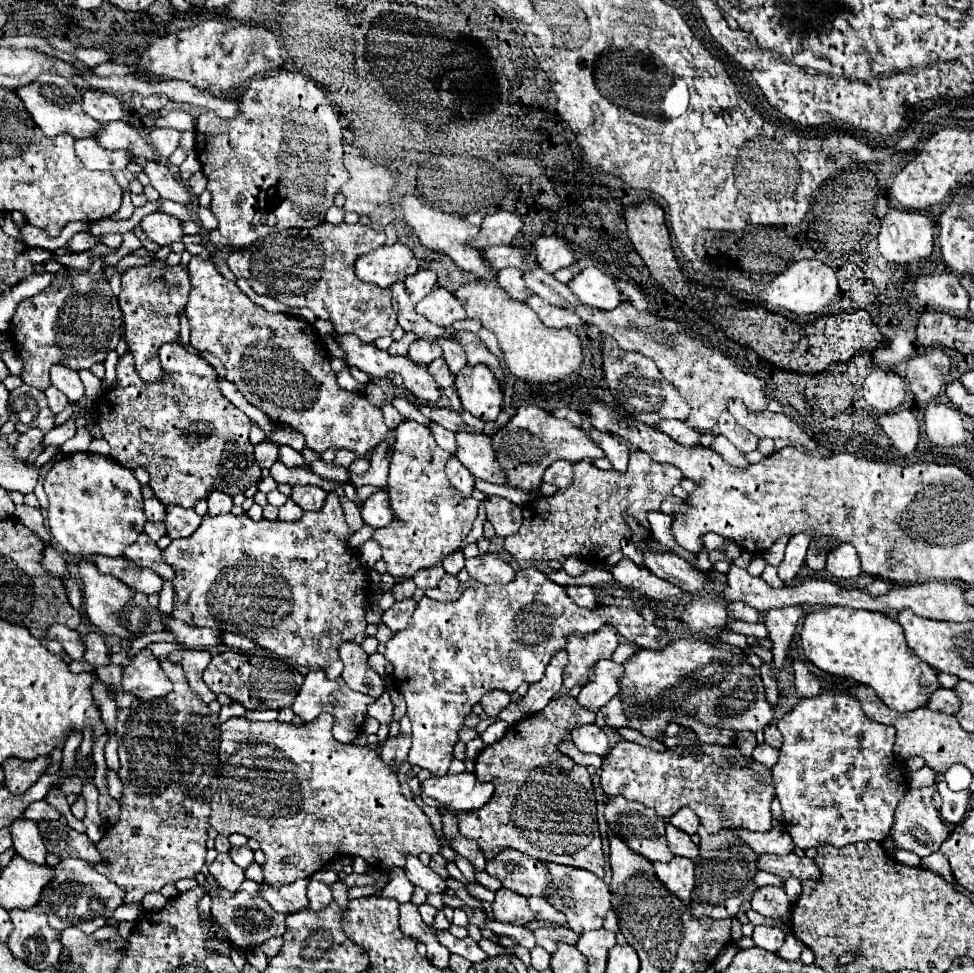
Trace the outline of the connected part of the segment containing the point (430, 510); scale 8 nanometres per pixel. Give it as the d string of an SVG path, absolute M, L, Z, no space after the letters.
M403 421L395 431L397 431L397 443L395 443L393 459L391 459L391 469L389 469L387 493L389 493L391 507L393 507L397 519L383 529L375 529L373 539L379 541L381 549L383 549L383 561L387 563L387 573L395 581L401 581L401 579L411 579L413 573L417 573L421 569L429 569L429 567L437 565L449 553L459 549L461 541L469 535L471 525L477 517L479 501L473 497L463 497L451 487L451 483L447 481L447 475L445 475L445 463L451 457L451 453L437 447L431 431L427 427L423 427L415 421Z

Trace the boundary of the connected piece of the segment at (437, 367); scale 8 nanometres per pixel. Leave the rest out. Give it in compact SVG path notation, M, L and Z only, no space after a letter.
M439 357L437 361L433 361L433 363L429 365L429 375L431 375L443 389L449 387L449 385L453 385L453 379L455 379L455 375L451 373L451 369L447 367L447 363L445 363L443 357Z

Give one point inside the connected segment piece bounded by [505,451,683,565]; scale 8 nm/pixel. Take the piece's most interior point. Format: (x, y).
(584, 520)

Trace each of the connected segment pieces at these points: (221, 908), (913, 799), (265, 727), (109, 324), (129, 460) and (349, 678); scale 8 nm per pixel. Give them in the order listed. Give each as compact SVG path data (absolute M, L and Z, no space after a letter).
M245 879L239 887L239 891L229 893L225 889L219 889L217 893L211 895L211 911L215 923L227 933L227 939L231 945L239 949L249 949L255 945L261 945L263 941L271 937L281 937L285 933L285 915L273 911L273 907L261 897L259 883Z
M921 787L921 789L909 789L903 797L903 801L899 803L899 809L903 809L903 815L913 815L915 817L895 817L895 825L889 833L889 837L893 839L897 849L905 849L911 851L915 855L919 855L921 859L939 851L941 843L951 835L949 827L943 825L937 807L933 805L933 795L935 795L935 787Z
M321 713L321 717L317 717L311 723L303 723L301 727L295 727L293 723L279 723L279 721L271 721L271 723L253 723L247 721L245 717L231 717L221 725L221 749L219 749L219 789L217 795L211 797L211 827L219 833L219 835L233 835L233 833L241 833L245 837L251 837L255 841L259 841L261 851L265 853L265 863L263 867L263 883L267 883L273 889L281 889L287 883L293 883L297 879L309 879L315 871L319 871L321 867L325 867L327 863L335 861L337 857L363 857L371 869L377 871L391 871L393 867L403 867L407 855L419 855L419 853L429 853L435 855L441 851L443 841L439 841L437 831L433 829L429 817L425 815L425 811L417 805L407 801L407 797L401 793L397 775L393 771L391 765L385 765L383 759L379 757L377 751L369 749L369 747L359 747L353 743L339 743L333 739L331 733L333 727L333 717L329 713Z
M97 257L87 273L73 267L63 267L55 273L55 279L41 293L23 299L9 325L9 335L15 337L15 351L23 359L21 379L45 391L51 385L49 369L53 365L65 365L73 371L91 369L95 363L103 363L107 353L119 343L123 325L123 313L117 305L107 277L103 257Z
M163 345L161 365L165 369L165 381L157 385L145 385L145 381L141 381L141 377L137 377L137 371L133 369L133 359L125 353L117 363L117 387L103 391L95 399L97 423L103 431L105 441L111 445L111 457L121 465L145 467L151 475L149 487L163 505L179 505L183 509L189 509L199 499L207 499L207 495L215 489L231 497L243 493L249 487L251 461L255 461L253 445L249 441L249 417L221 393L215 369L199 355L189 353L183 345Z
M345 641L339 647L339 655L341 655L341 661L345 663L345 669L341 673L343 681L353 691L379 699L385 691L385 681L367 665L369 655L353 641Z

